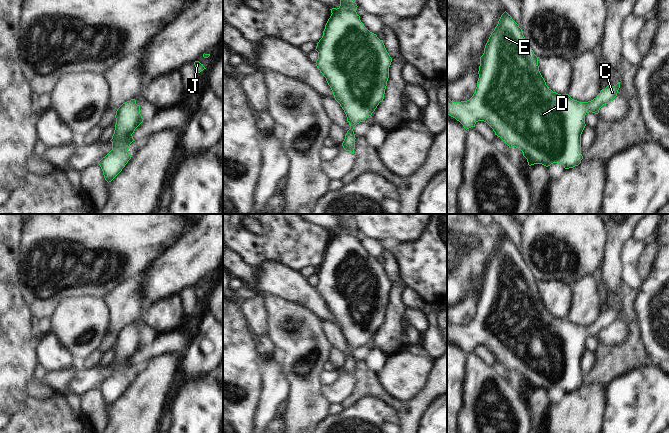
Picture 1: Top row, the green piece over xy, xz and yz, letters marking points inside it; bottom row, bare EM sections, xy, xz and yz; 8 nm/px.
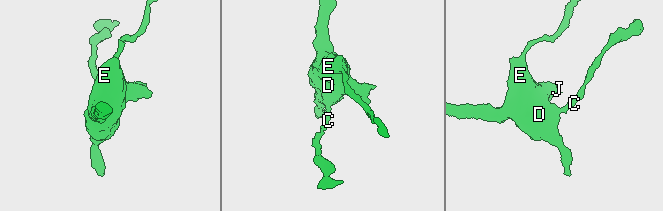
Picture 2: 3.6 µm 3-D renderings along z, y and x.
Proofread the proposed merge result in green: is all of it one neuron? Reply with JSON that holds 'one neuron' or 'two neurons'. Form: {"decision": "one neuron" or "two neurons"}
{"decision": "one neuron"}

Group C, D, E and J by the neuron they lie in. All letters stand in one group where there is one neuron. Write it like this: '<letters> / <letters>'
C D E J

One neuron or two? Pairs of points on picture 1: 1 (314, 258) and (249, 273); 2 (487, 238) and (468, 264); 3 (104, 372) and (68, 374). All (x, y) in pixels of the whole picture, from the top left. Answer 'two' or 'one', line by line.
1: two
2: one
3: two

